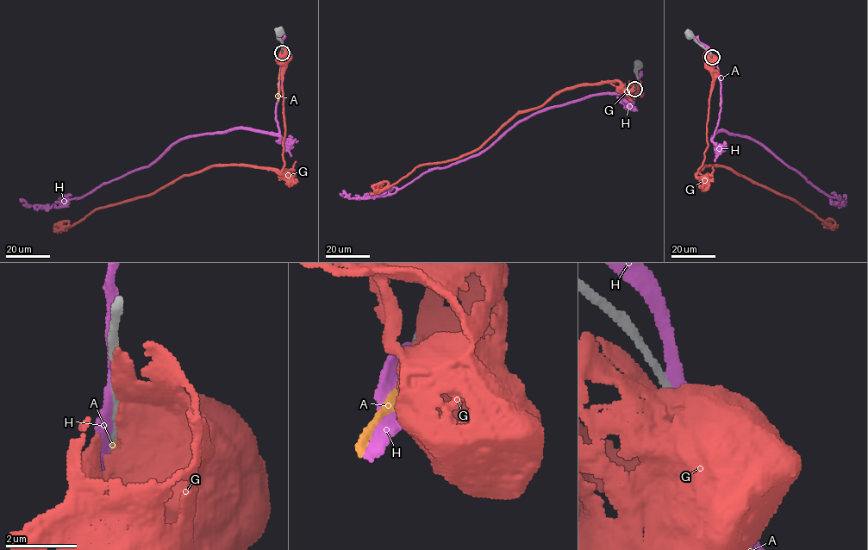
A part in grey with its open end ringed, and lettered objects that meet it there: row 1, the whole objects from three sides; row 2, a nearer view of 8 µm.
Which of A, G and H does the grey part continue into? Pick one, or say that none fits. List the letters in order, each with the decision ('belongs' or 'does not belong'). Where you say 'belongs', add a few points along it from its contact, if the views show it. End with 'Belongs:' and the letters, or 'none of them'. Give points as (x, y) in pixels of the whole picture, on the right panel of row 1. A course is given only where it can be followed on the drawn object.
A: belongs | via (712, 58), (721, 81), (720, 105)
G: does not belong
H: does not belong
Belongs: A

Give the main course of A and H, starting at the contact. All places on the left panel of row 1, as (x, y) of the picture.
A: (282, 53), (277, 101)
H: (282, 51), (277, 133), (236, 128), (190, 135), (146, 166), (81, 197), (50, 206), (19, 199)

